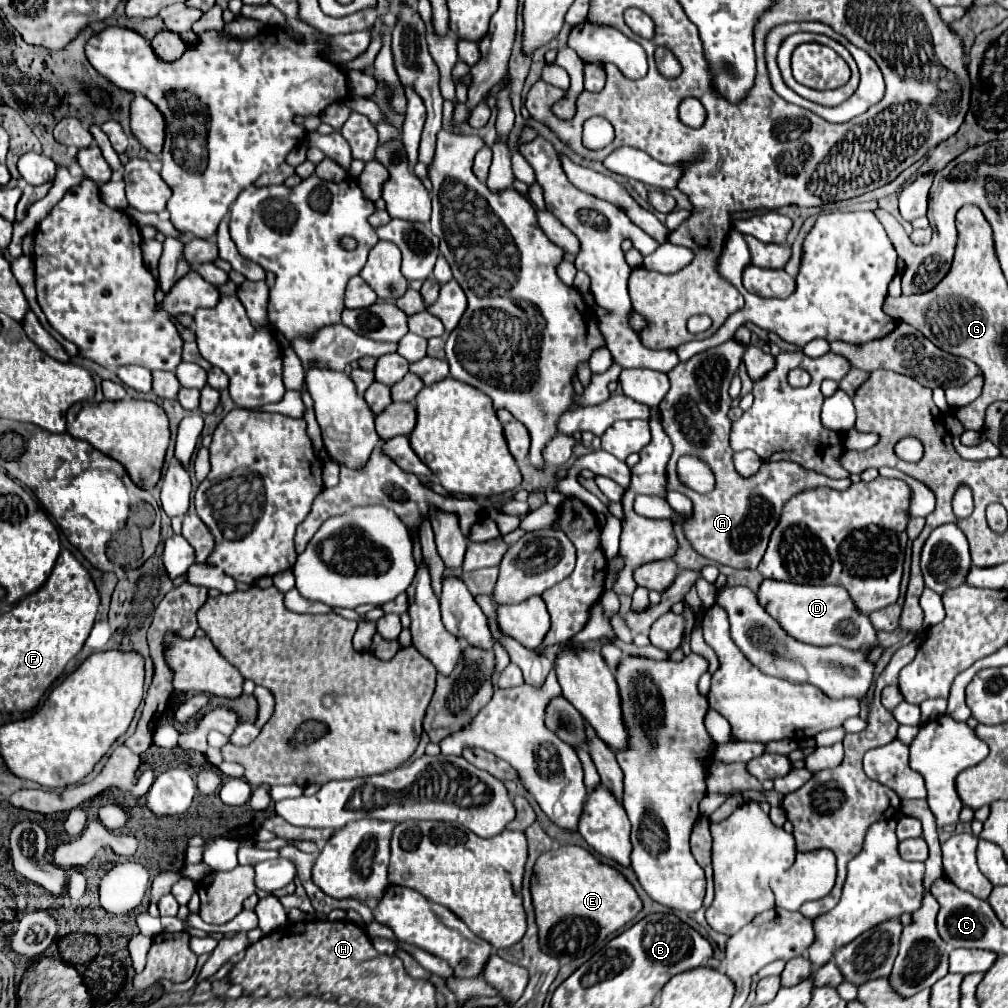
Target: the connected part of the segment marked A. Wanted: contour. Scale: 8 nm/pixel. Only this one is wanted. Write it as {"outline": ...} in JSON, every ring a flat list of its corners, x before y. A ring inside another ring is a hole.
{"outline":[[725,342,713,350,693,356,689,362,677,364,667,374,671,380,671,390,663,398,659,412,661,424,673,442,673,456,669,460,669,490,677,490,693,500,693,518,683,524,693,548,725,566,757,568,787,500,815,488,847,490,853,482,811,474,809,470,801,470,791,462,765,462,751,480,739,476,733,466,733,450,729,446,731,420,727,412,731,408,731,396,727,390,737,366,741,364,741,356,743,348,737,342],[683,454,695,454,711,466,713,474,717,476,717,486,713,492,697,494,681,486,677,476,677,460]]}

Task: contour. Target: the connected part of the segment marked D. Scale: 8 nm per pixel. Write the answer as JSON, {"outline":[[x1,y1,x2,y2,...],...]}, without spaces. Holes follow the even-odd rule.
{"outline":[[765,580,757,592,761,606,785,628,787,634,799,642,813,646,831,646,839,644,849,650,873,648,877,646,875,628,869,616,863,616,853,604,847,590,841,586,801,586,777,580],[845,622,845,624,841,624]]}

